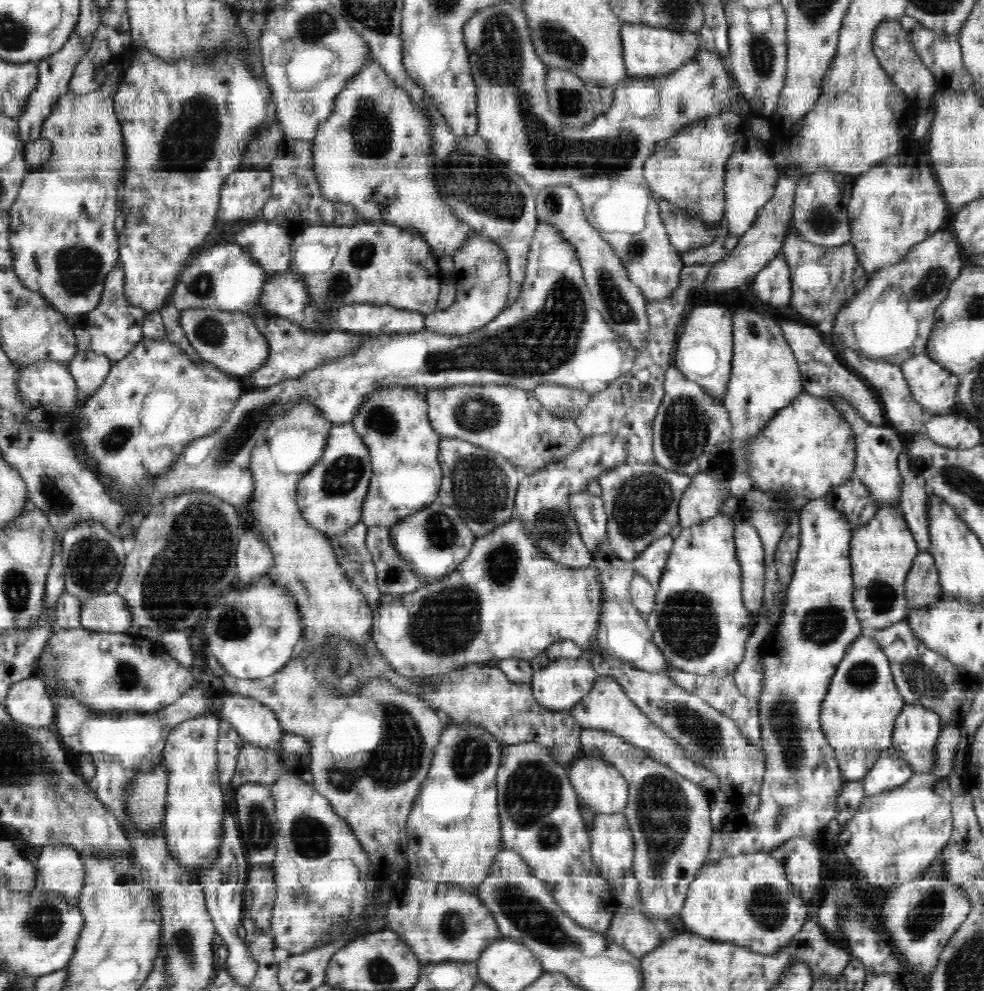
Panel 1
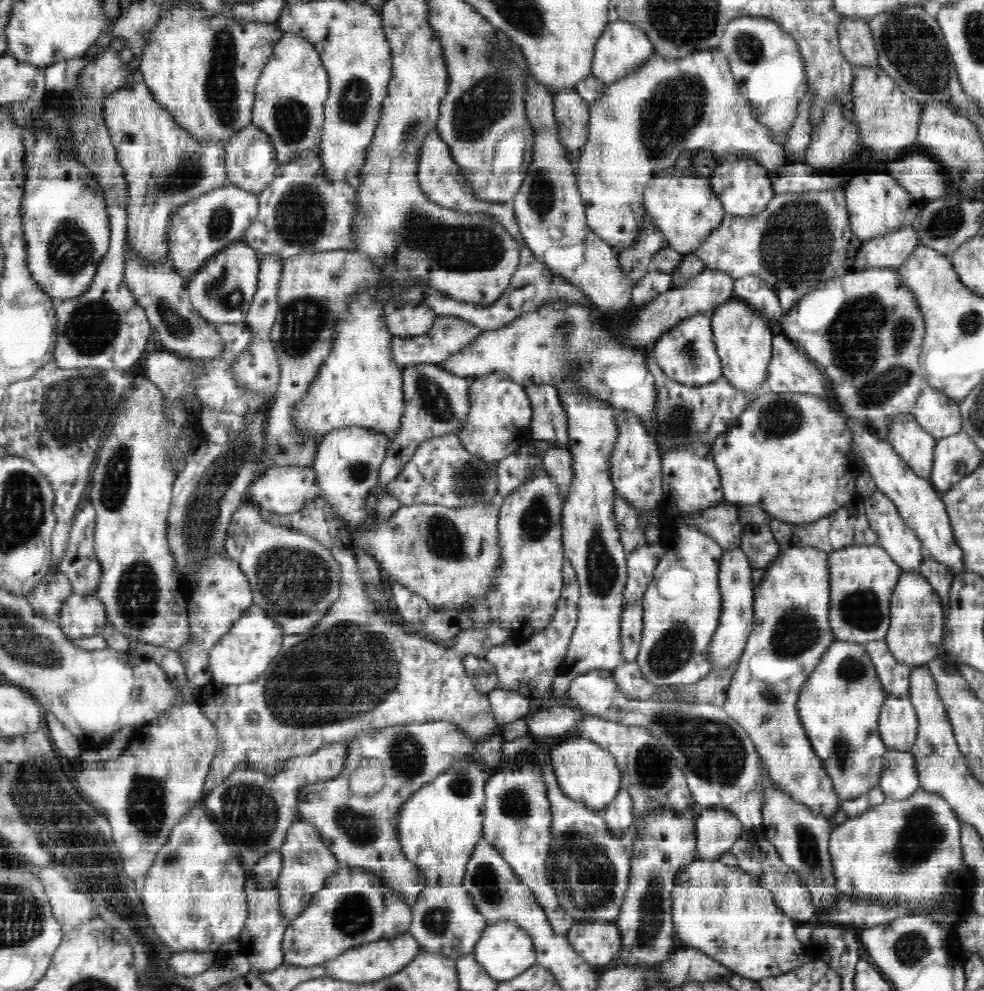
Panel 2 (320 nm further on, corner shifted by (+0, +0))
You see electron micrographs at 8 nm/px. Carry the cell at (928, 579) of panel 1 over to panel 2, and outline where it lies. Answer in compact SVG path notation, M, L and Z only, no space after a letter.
M904 572L895 586L889 608L890 626L885 636L892 656L913 668L925 666L939 655L945 614L939 594L919 572Z

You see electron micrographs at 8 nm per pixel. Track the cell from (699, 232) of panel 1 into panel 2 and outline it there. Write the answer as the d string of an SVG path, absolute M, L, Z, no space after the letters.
M840 187L825 191L775 194L770 204L754 216L734 216L725 213L722 224L704 238L701 248L692 253L705 269L715 269L736 280L742 276L756 275L768 288L778 294L784 312L810 292L816 286L831 279L845 276L854 271L854 262L861 248L860 239L856 238L850 227L845 189Z

